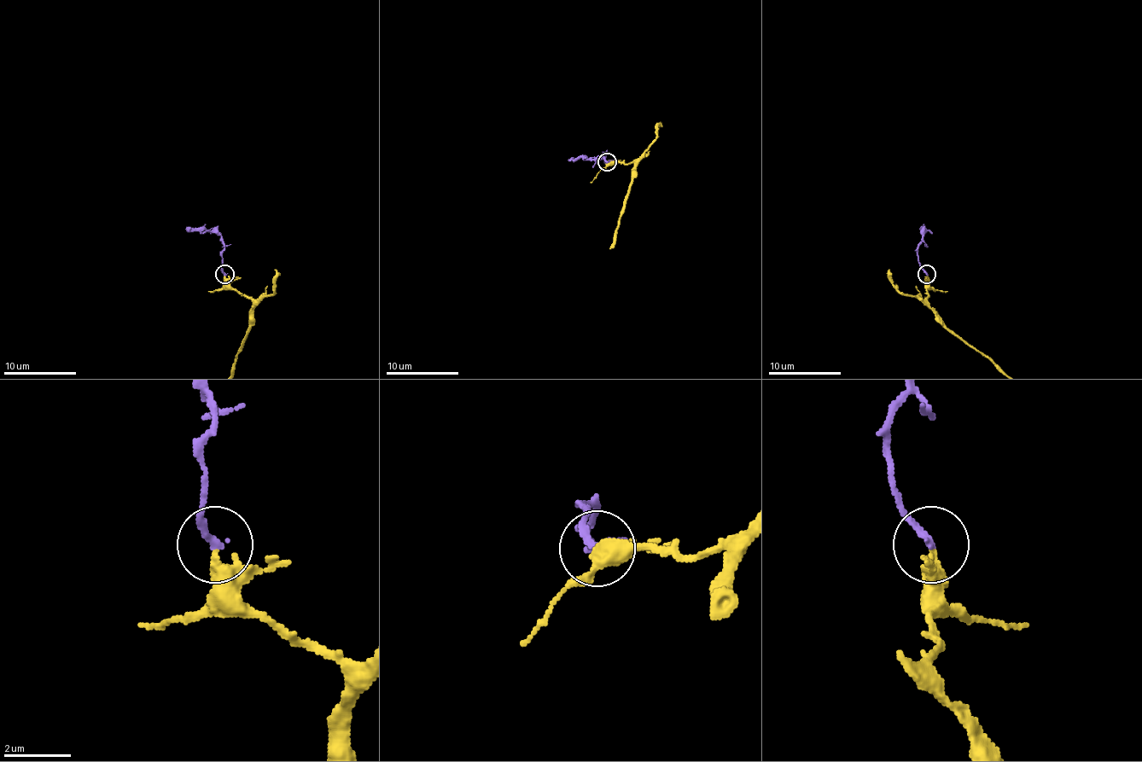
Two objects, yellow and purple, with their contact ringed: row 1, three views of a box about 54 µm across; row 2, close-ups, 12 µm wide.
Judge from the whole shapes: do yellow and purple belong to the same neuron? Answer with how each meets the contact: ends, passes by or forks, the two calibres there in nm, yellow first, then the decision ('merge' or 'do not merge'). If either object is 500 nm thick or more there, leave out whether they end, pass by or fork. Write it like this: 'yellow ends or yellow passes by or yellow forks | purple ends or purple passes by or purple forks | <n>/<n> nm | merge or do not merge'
yellow ends | purple ends | 360/220 nm | merge

